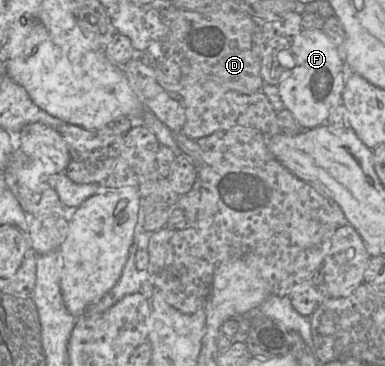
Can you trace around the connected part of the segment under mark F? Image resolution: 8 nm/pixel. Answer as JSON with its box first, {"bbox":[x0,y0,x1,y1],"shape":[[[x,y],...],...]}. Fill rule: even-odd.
{"bbox":[278,29,345,130],"shape":[[[302,29],[291,42],[294,66],[284,69],[278,84],[279,95],[303,130],[326,124],[331,110],[342,103],[345,63],[338,47],[322,29]]]}

